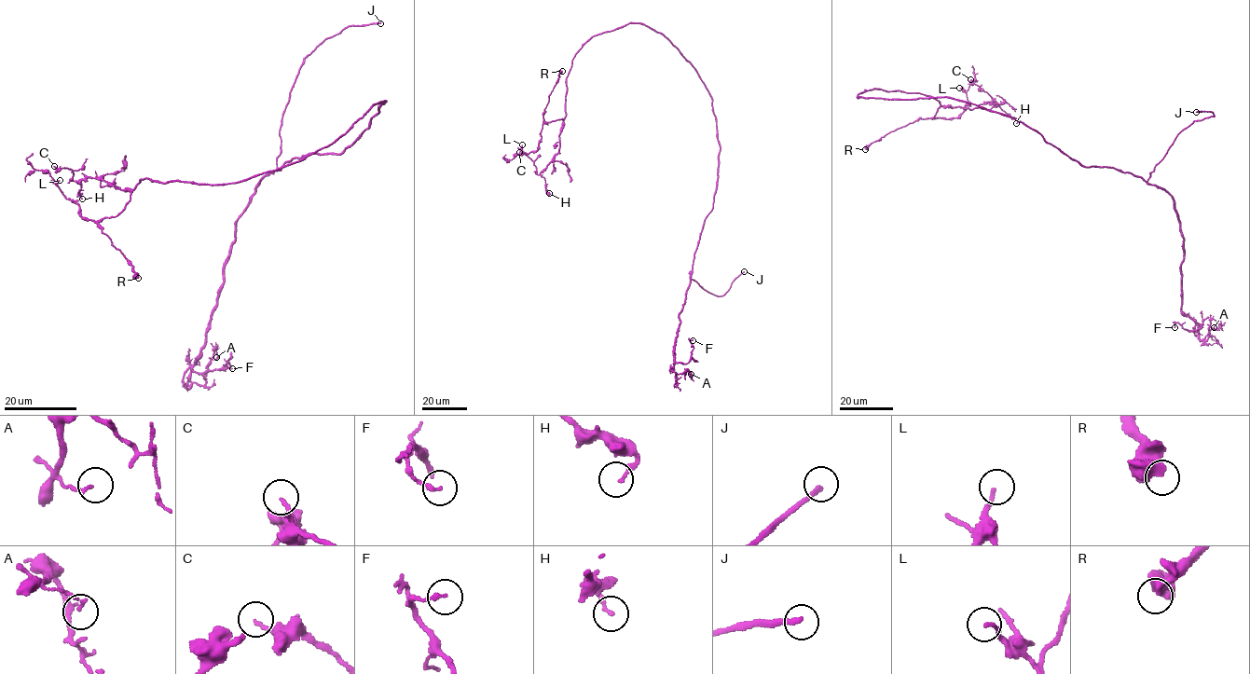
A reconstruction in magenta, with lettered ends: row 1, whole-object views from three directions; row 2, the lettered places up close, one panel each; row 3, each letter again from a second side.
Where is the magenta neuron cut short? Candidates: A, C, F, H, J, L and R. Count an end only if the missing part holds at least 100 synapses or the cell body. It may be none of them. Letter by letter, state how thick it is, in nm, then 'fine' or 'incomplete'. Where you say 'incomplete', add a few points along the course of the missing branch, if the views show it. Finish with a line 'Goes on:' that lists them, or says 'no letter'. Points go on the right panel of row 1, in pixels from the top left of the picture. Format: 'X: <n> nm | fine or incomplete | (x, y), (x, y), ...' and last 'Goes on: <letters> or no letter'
A: 120 nm | fine
C: 140 nm | fine
F: 160 nm | fine
H: 160 nm | fine
J: 220 nm | incomplete | (1196, 112), (1192, 111), (1196, 99)
L: 150 nm | fine
R: 650 nm | fine
Goes on: J

